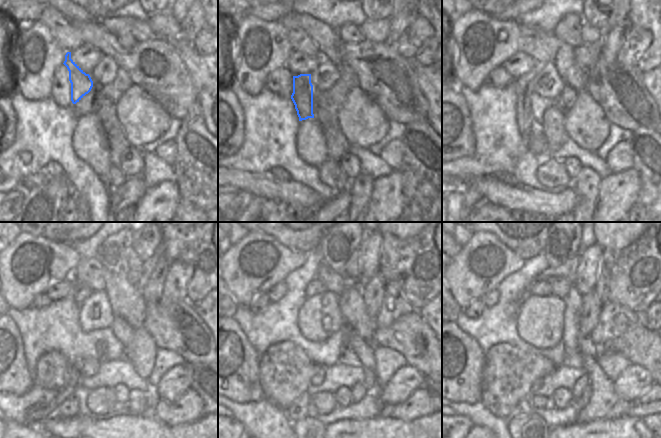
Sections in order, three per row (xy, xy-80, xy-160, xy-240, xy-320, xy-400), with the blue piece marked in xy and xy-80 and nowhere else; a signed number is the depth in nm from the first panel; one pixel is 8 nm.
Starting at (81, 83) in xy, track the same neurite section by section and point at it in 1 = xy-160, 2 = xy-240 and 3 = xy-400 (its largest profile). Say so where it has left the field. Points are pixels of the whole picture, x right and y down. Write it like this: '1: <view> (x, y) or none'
1: xy-160 (524, 84)
2: xy-240 (38, 413)
3: xy-400 (543, 288)

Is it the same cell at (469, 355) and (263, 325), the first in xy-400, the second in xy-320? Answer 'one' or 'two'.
two

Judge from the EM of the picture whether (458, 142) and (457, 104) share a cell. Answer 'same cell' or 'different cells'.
same cell

